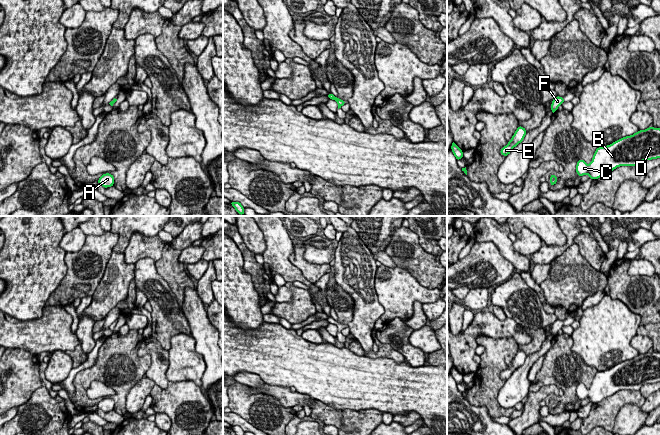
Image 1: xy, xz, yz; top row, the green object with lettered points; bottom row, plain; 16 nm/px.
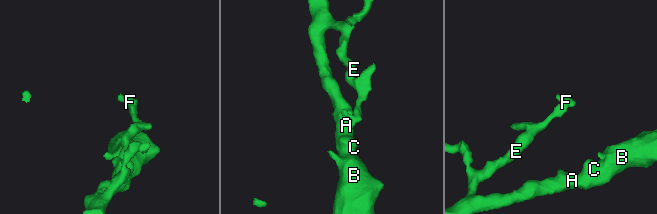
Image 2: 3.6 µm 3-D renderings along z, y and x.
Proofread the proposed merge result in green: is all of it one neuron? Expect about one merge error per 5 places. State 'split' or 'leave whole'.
leave whole

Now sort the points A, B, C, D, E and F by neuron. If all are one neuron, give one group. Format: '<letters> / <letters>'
A B C D E F

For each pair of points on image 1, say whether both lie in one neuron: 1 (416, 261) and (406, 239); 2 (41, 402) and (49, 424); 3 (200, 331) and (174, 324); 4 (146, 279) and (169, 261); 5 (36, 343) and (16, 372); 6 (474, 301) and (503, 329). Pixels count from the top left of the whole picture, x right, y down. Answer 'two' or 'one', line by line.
1: one
2: one
3: two
4: two
5: two
6: two

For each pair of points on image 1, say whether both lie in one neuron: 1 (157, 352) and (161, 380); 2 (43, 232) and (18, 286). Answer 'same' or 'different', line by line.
1: same
2: same

